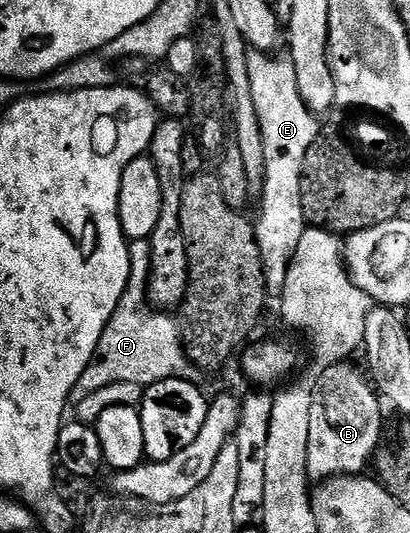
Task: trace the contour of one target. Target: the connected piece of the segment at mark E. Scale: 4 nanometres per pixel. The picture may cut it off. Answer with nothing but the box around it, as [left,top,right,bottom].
[249,52,319,300]

